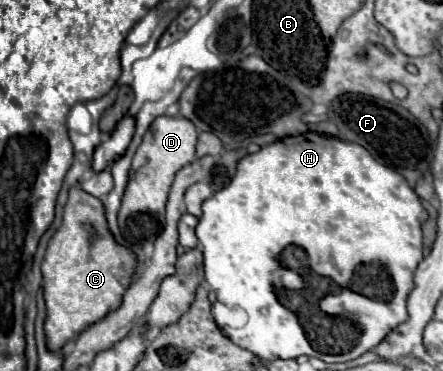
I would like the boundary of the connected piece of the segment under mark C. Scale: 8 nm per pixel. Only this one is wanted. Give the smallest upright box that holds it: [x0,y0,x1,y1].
[42,186,136,352]

